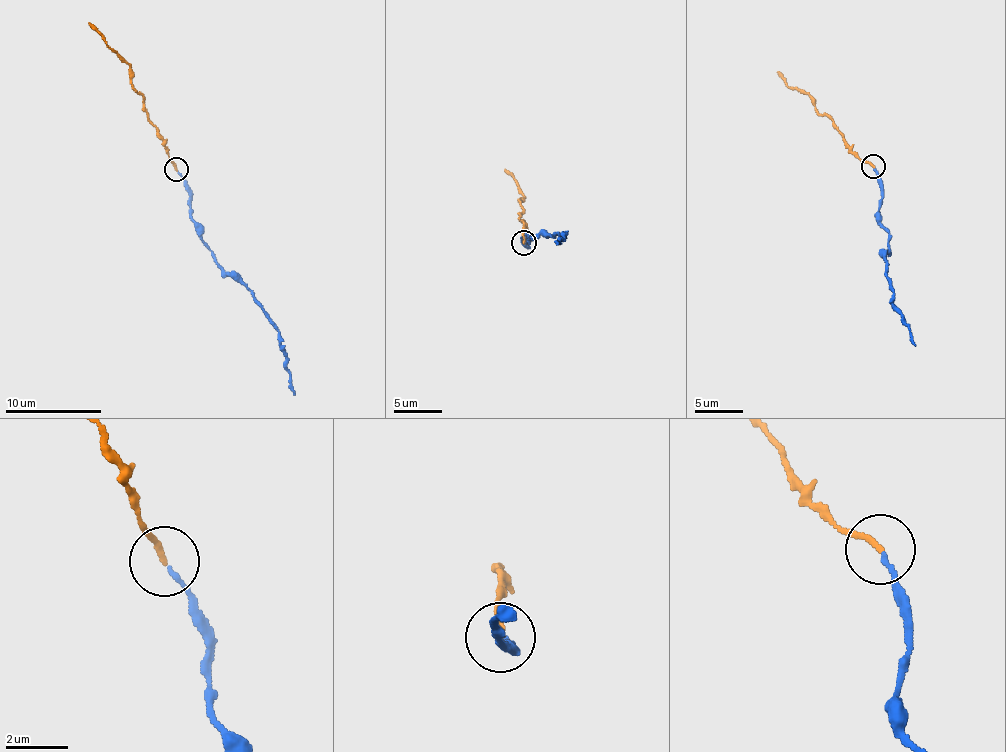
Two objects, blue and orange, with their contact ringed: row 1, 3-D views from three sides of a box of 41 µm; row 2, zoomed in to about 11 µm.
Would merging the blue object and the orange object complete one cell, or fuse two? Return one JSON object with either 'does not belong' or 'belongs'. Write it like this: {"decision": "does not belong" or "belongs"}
{"decision": "belongs"}

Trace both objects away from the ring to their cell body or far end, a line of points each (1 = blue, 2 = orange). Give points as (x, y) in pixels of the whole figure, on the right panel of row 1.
1: (873, 166), (882, 193), (880, 225), (889, 233), (883, 258), (894, 293), (893, 308), (908, 327), (914, 346)
2: (874, 167), (851, 149), (826, 116), (817, 110), (807, 95), (792, 90), (776, 71)

